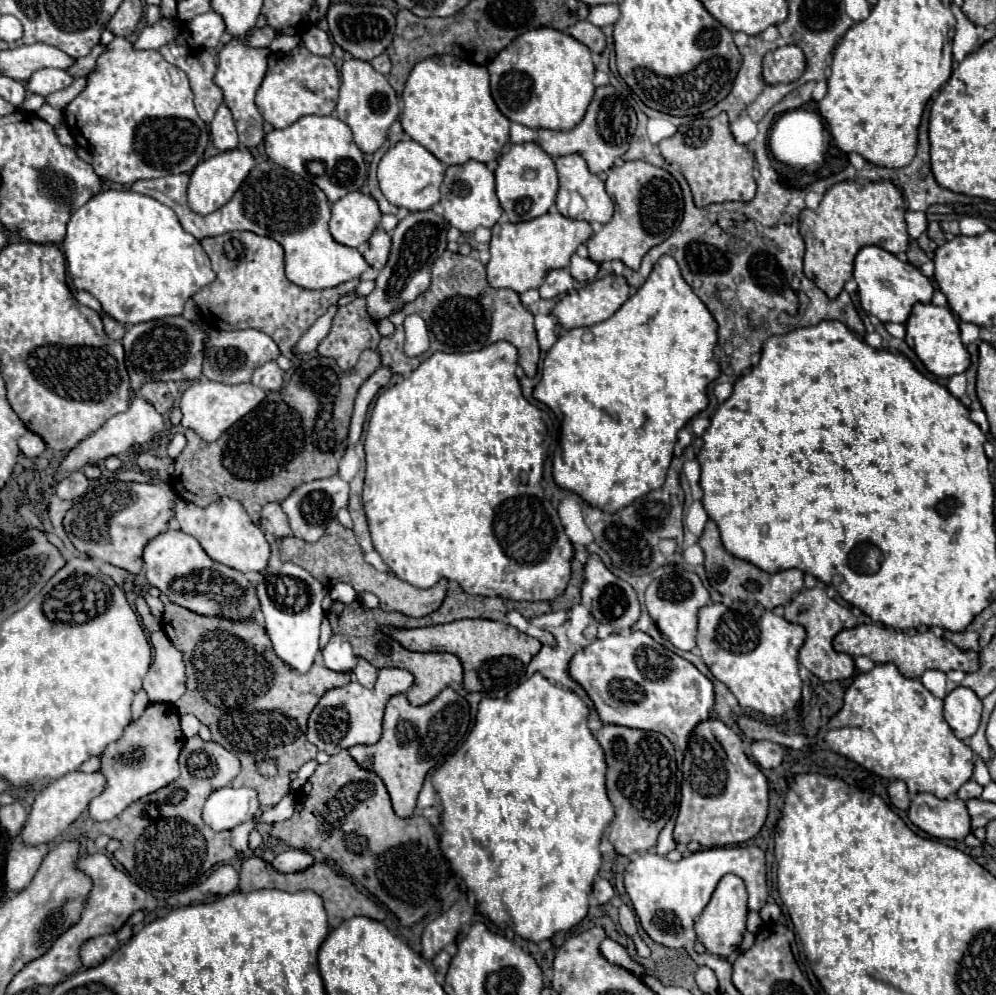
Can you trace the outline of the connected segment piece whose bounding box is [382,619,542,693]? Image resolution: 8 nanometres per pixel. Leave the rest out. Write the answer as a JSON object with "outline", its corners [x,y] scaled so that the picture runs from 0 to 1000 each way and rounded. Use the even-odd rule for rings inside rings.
{"outline":[[[462,622],[462,624],[454,624],[448,628],[434,628],[434,630],[424,630],[424,632],[390,632],[384,630],[386,636],[390,636],[392,640],[400,642],[408,652],[412,654],[450,654],[460,658],[460,662],[464,664],[466,670],[466,692],[468,694],[484,694],[484,696],[492,696],[492,694],[502,694],[508,692],[512,688],[520,688],[528,676],[530,666],[534,664],[534,660],[544,652],[544,646],[536,640],[530,640],[528,636],[522,636],[520,632],[508,628],[506,624],[492,624],[492,622]]]}

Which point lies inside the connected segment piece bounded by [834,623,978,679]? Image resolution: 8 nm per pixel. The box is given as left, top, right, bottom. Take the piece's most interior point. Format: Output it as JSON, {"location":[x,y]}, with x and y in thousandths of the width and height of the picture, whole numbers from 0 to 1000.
{"location":[917,657]}

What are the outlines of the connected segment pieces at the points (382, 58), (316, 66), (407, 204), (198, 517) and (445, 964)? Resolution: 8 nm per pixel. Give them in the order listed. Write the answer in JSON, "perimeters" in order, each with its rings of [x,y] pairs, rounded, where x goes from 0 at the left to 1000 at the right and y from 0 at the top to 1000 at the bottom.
{"perimeters":[[[[388,53],[376,57],[371,63],[373,63],[373,67],[376,67],[380,73],[384,73],[384,75],[390,75],[390,73],[392,73],[392,57],[390,57]]],[[[299,45],[289,53],[273,53],[269,63],[269,73],[257,93],[257,106],[267,124],[283,130],[305,116],[331,116],[335,112],[341,79],[329,57],[313,55],[305,45]]],[[[404,140],[394,146],[380,164],[380,184],[386,198],[410,212],[428,212],[442,202],[442,186],[446,180],[446,164],[442,164],[430,150],[414,140]]],[[[177,502],[175,510],[177,522],[181,526],[181,532],[193,540],[199,542],[203,552],[219,566],[229,568],[239,574],[265,574],[271,562],[271,548],[267,544],[265,534],[255,528],[245,514],[245,510],[235,502],[219,502],[207,512],[197,510],[195,506],[187,506],[185,502]]],[[[442,956],[438,962],[436,962],[436,972],[438,972],[438,976],[440,978],[444,978],[444,980],[448,980],[448,976],[450,976],[450,972],[452,972],[452,966],[454,966],[454,962],[448,958],[448,956]]]]}

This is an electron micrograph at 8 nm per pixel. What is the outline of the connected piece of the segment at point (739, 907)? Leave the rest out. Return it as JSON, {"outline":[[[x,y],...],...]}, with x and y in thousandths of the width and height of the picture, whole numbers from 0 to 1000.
{"outline":[[[727,879],[723,883],[713,908],[707,912],[703,926],[699,928],[699,940],[713,958],[731,962],[737,954],[741,954],[741,950],[745,948],[745,940],[749,936],[749,920],[751,920],[749,904],[751,904],[751,899],[749,899],[749,893],[747,893],[747,887],[743,881]]]}

